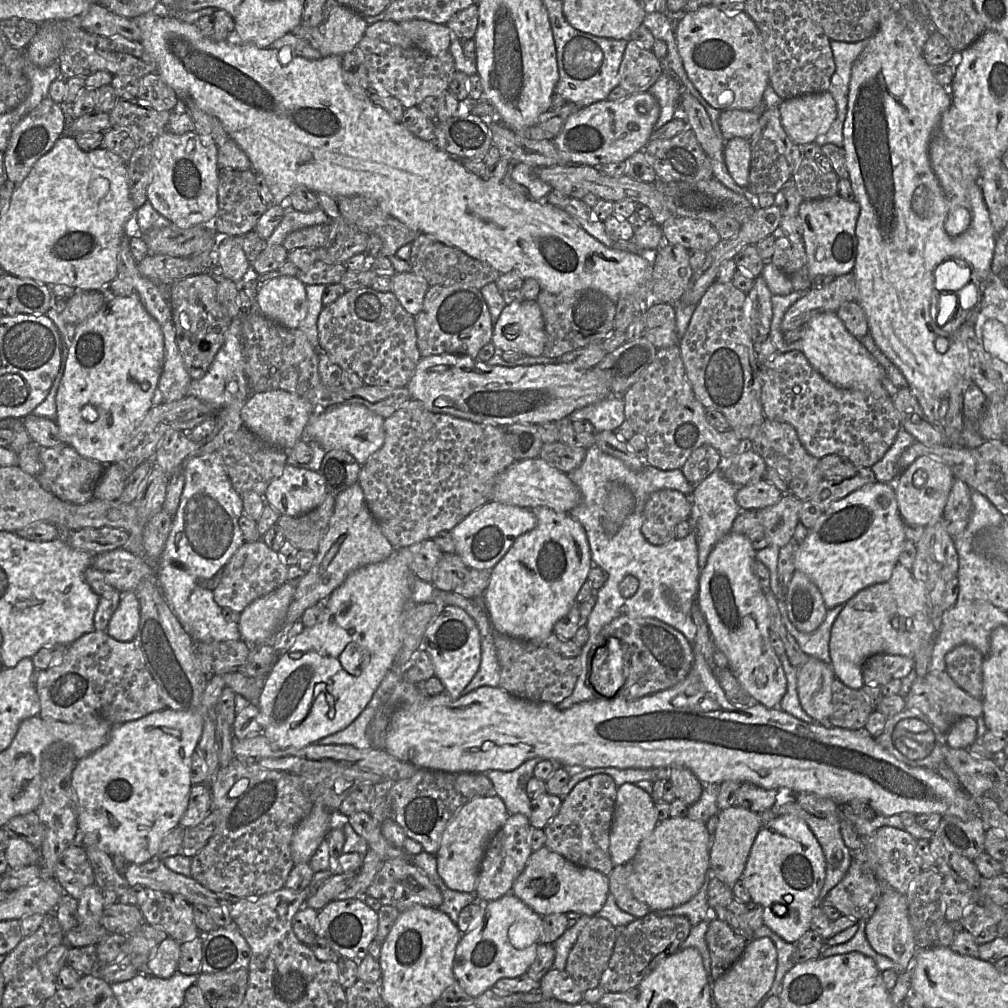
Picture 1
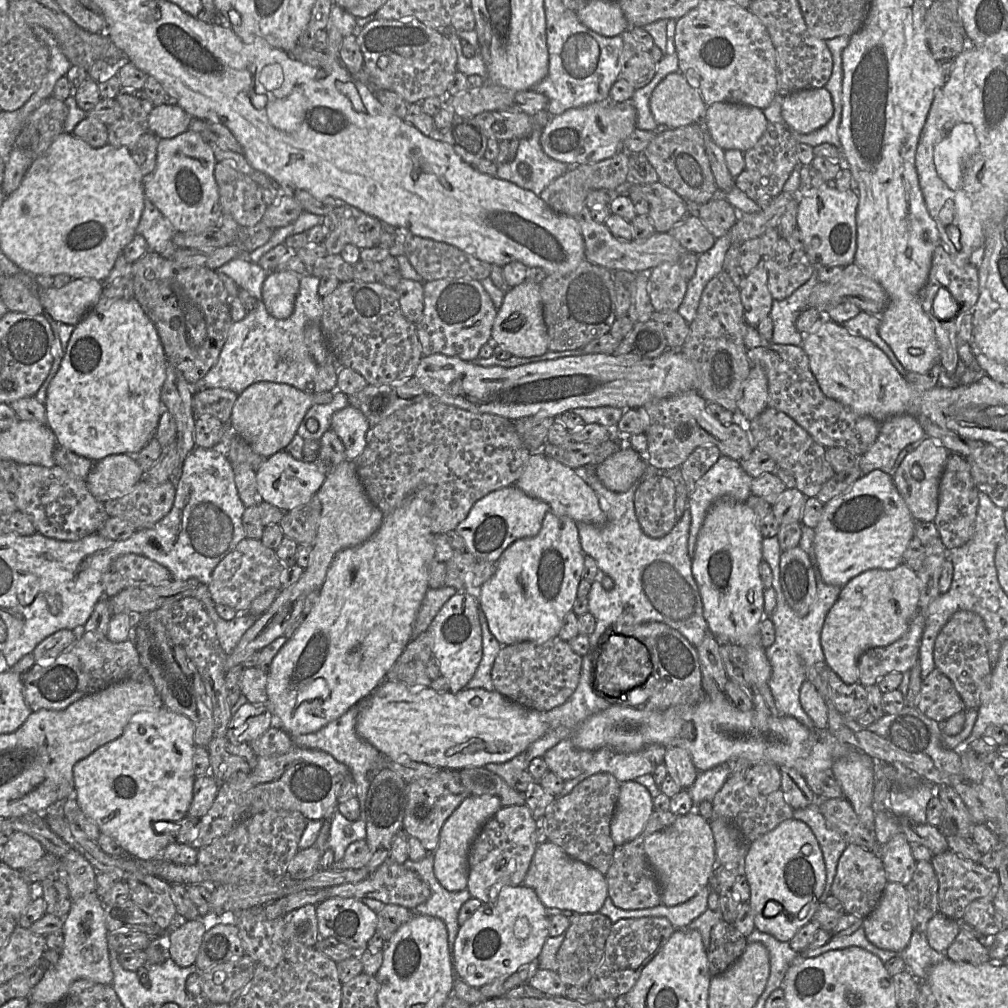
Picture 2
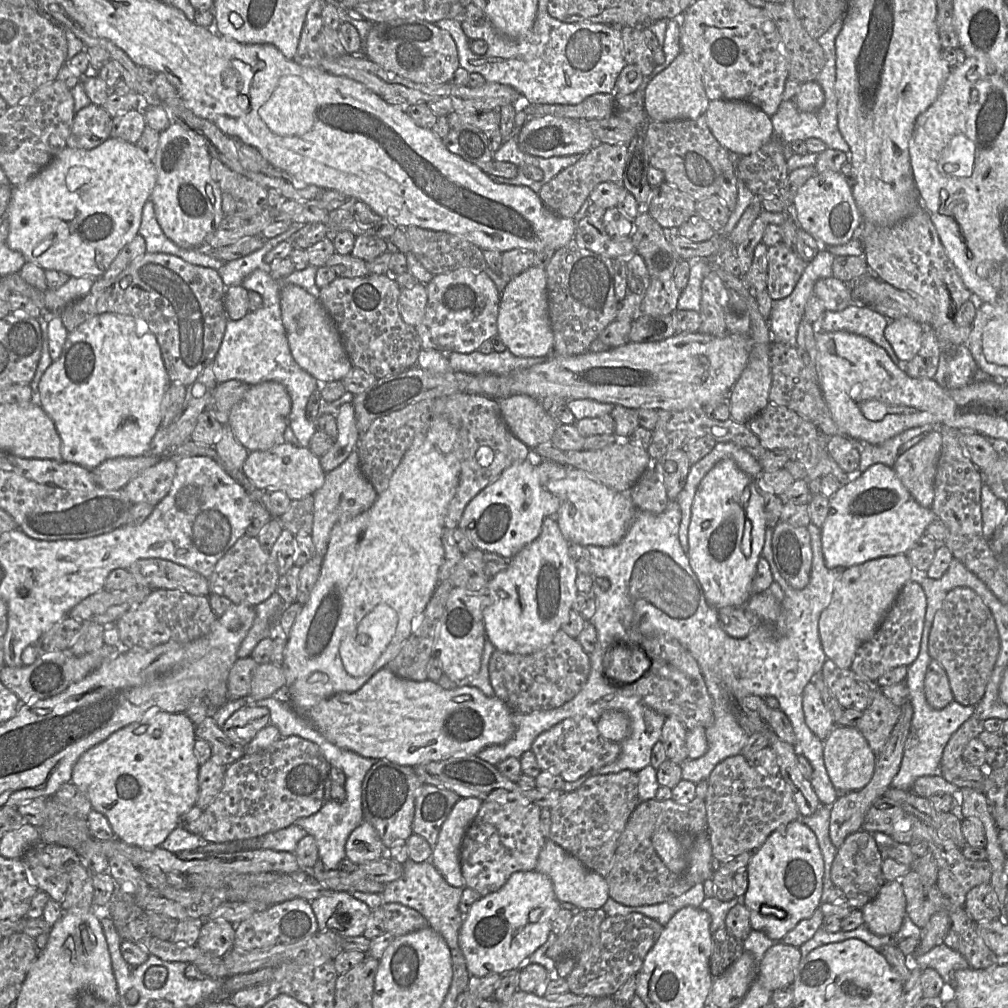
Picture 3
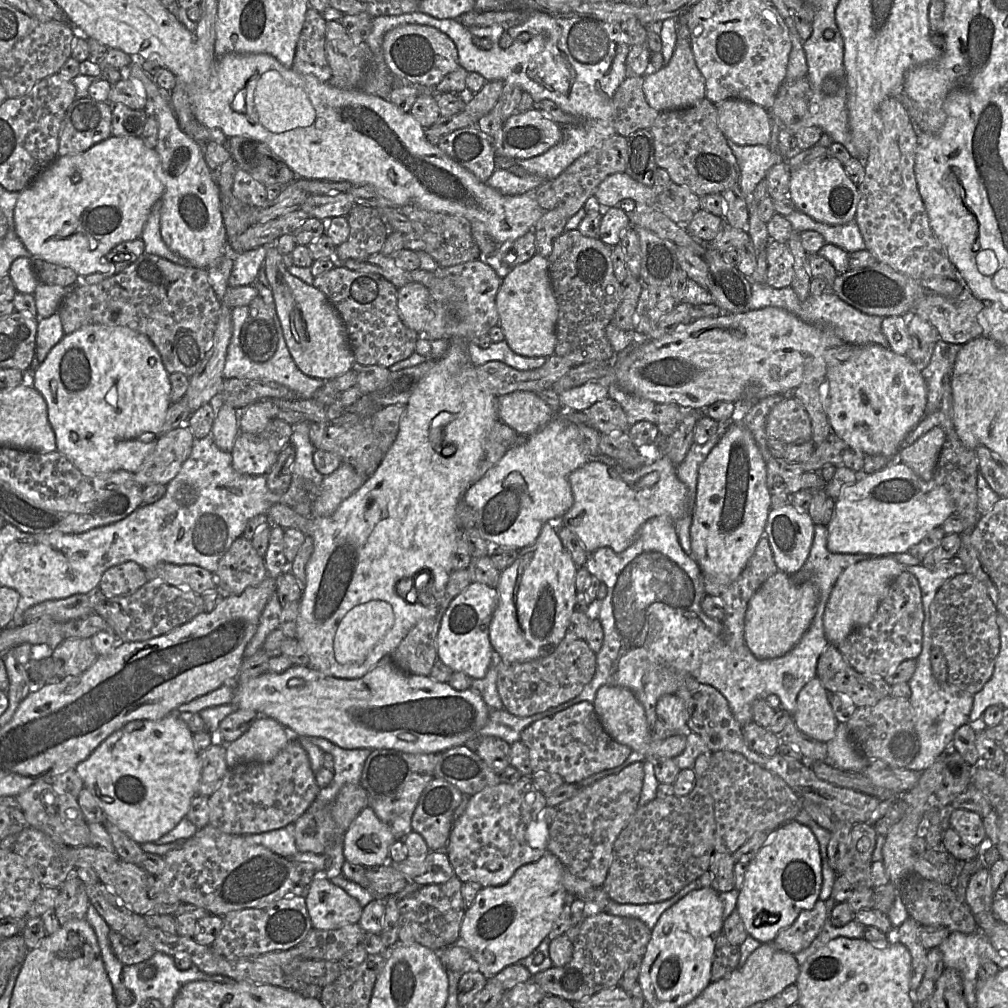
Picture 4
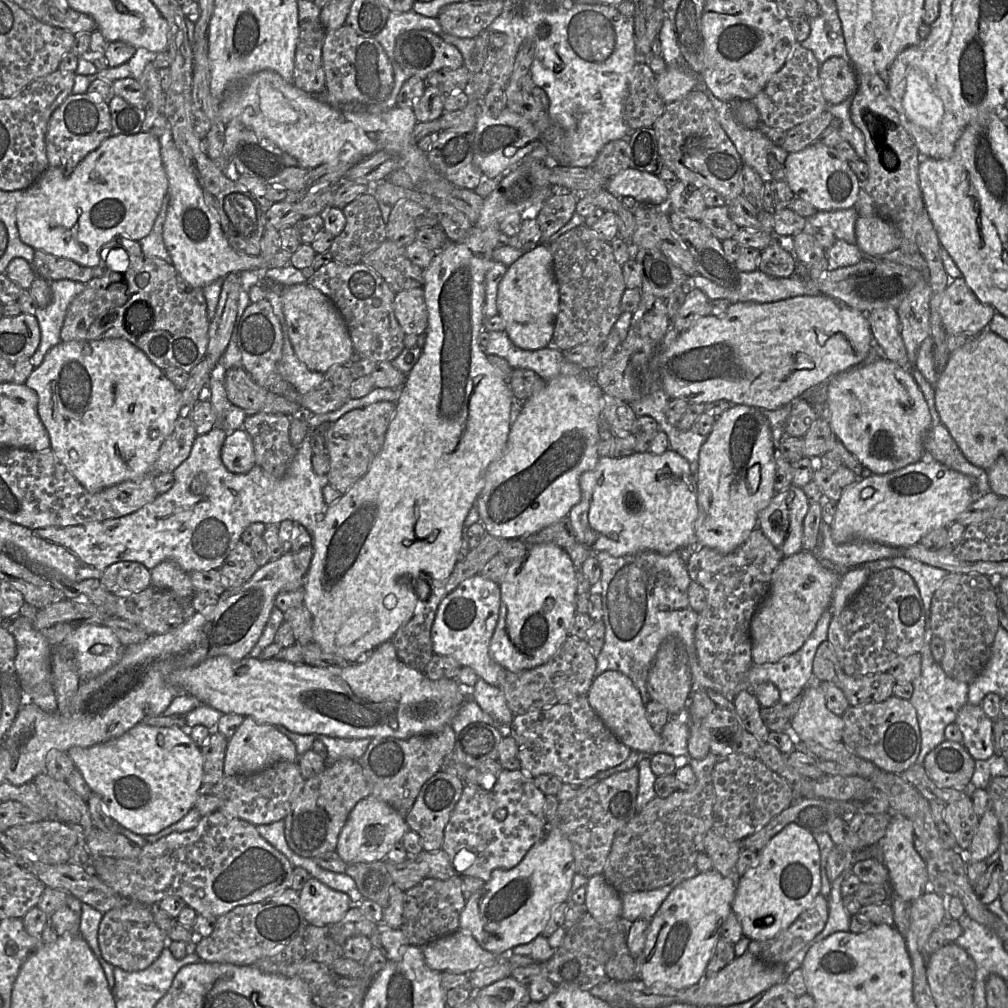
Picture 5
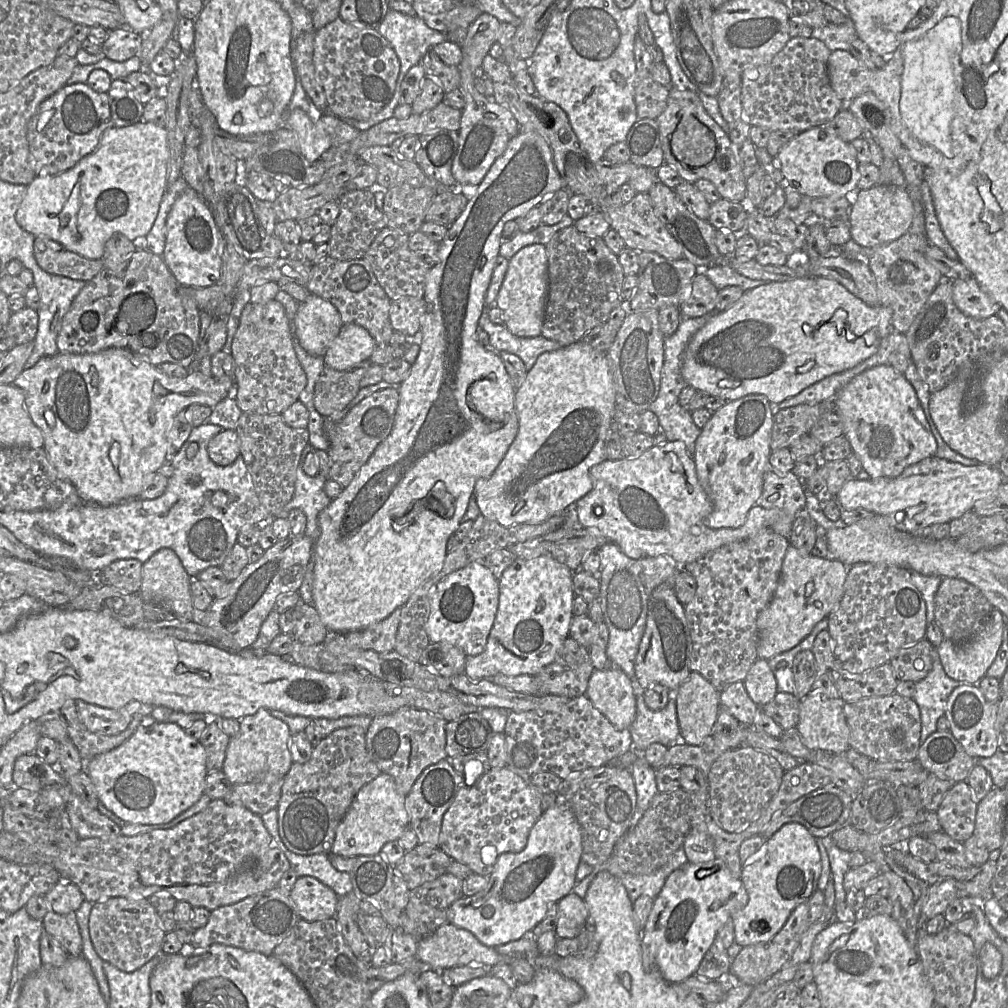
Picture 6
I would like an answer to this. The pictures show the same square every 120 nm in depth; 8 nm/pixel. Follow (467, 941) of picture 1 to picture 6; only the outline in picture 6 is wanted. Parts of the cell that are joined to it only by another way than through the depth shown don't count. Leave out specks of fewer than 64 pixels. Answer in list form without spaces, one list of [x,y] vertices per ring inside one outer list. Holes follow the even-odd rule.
[[[560,801],[544,811],[532,828],[525,848],[518,853],[507,852],[499,856],[486,887],[473,896],[462,896],[448,908],[448,922],[471,932],[481,943],[497,947],[519,940],[531,931],[547,913],[550,905],[557,903],[573,891],[576,871],[582,856],[580,825],[566,801]]]

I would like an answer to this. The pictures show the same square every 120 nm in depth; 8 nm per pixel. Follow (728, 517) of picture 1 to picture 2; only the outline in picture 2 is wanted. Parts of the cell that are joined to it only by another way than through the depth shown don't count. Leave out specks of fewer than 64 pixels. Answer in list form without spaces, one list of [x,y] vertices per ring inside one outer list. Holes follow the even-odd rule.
[[[721,455],[717,462],[696,482],[693,492],[688,498],[691,513],[691,525],[688,538],[688,554],[691,559],[695,553],[696,541],[705,517],[714,503],[719,500],[745,502],[751,494],[751,483],[754,478],[747,474],[739,461]]]

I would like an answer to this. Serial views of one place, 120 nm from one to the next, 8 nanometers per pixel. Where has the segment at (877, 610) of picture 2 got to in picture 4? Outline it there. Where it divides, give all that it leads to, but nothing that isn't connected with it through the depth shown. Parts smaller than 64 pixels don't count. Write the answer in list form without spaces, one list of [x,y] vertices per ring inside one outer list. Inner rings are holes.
[[[878,556],[857,562],[843,571],[830,594],[823,615],[824,633],[829,644],[837,646],[854,630],[872,620],[891,583],[905,571],[904,566],[892,556]]]

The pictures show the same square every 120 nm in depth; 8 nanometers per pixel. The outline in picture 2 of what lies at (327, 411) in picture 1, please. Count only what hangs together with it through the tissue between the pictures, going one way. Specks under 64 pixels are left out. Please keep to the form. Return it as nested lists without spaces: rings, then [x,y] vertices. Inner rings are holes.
[[[352,405],[335,412],[331,420],[331,429],[340,437],[345,446],[346,459],[353,460],[364,451],[366,434],[370,424],[365,415]]]

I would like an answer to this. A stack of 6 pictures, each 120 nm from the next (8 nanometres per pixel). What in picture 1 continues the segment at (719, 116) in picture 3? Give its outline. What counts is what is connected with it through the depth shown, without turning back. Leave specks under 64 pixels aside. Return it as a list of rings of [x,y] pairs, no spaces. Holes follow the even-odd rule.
[[[726,110],[719,117],[719,126],[725,141],[735,137],[750,139],[759,126],[760,115],[750,110]]]

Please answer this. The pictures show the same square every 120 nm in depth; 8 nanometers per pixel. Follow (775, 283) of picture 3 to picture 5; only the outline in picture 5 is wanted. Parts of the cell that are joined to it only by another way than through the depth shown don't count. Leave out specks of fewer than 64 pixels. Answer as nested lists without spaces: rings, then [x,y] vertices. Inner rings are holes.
[[[775,237],[761,250],[758,269],[772,277],[788,278],[797,273],[797,259],[783,248]]]

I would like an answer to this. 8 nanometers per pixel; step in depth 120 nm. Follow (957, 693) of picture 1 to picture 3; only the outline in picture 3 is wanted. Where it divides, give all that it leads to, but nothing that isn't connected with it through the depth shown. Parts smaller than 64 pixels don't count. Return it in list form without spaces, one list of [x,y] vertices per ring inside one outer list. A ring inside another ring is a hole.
[[[931,659],[926,672],[925,696],[928,704],[937,710],[954,700],[947,673],[935,659]]]

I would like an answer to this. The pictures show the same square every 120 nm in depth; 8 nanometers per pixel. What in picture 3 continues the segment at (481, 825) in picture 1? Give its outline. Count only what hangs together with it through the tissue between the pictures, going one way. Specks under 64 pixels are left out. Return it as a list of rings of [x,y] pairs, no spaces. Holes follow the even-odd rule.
[[[460,797],[442,824],[438,840],[432,848],[432,864],[453,887],[466,886],[461,870],[461,845],[482,803],[476,797]]]

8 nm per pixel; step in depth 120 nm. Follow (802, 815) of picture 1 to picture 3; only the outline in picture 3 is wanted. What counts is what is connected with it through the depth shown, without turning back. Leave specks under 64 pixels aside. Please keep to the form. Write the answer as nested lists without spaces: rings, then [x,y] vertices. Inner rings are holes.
[[[821,804],[810,816],[801,816],[799,819],[806,824],[816,835],[824,859],[824,876],[821,903],[826,903],[834,886],[831,880],[831,868],[836,857],[836,848],[830,839],[830,806]]]

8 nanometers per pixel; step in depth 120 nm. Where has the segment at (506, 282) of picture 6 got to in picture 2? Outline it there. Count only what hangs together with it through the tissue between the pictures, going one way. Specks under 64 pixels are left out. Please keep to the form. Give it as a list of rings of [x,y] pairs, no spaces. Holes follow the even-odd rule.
[[[524,281],[505,293],[492,325],[491,336],[498,345],[516,357],[540,356],[549,351],[540,284]]]

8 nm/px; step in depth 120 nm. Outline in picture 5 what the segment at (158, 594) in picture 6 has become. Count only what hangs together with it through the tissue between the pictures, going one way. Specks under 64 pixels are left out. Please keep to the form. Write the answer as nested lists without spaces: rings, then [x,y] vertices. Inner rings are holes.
[[[165,560],[150,570],[151,585],[174,592],[180,597],[191,598],[196,592],[190,579],[177,563]]]

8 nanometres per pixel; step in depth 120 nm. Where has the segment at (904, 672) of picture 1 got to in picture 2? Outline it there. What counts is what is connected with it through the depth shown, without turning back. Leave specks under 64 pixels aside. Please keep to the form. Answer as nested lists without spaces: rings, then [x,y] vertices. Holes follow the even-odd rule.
[[[920,611],[909,624],[905,634],[894,643],[865,651],[858,660],[859,682],[867,687],[891,672],[904,673],[918,662],[925,615]]]

